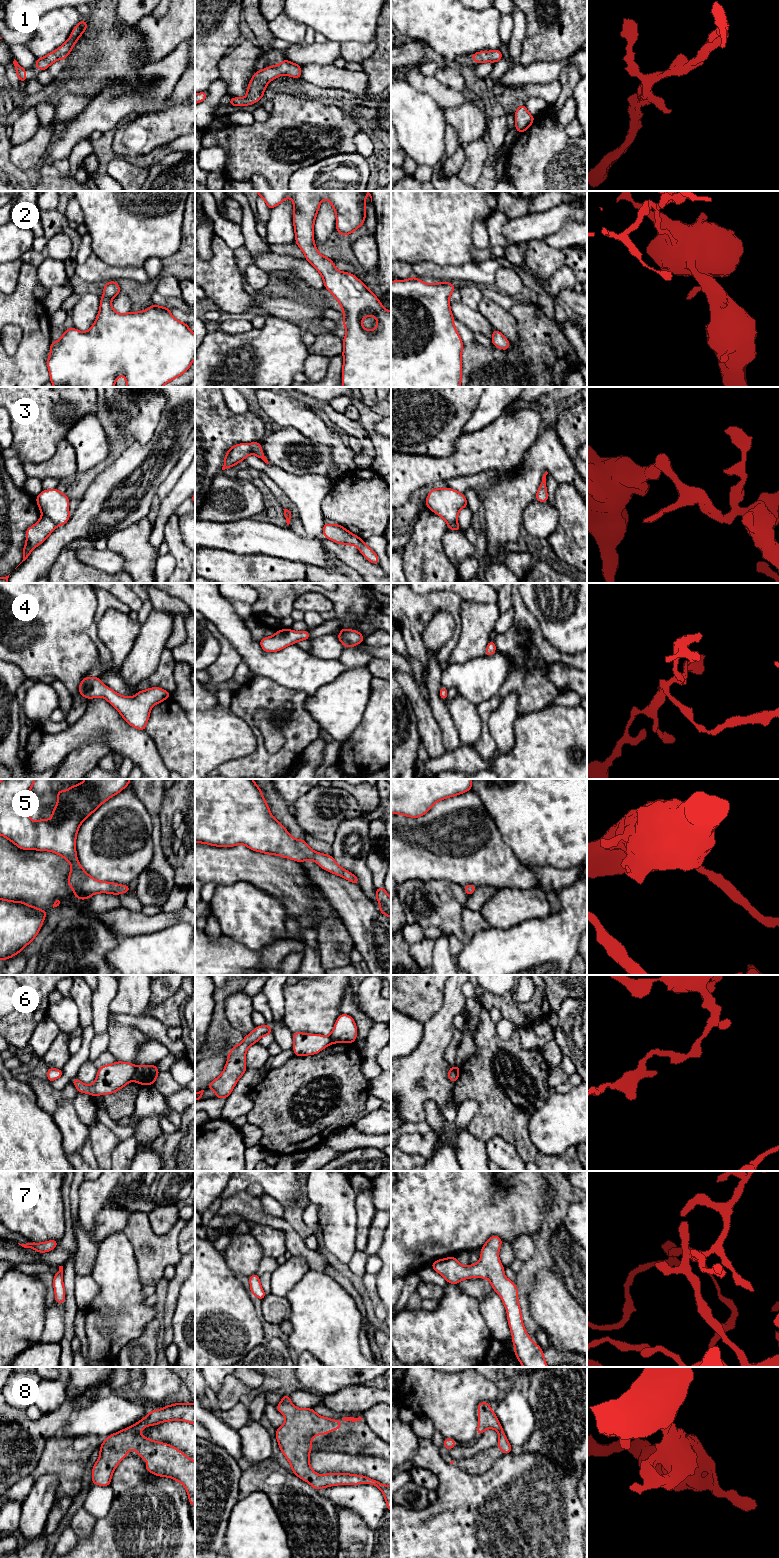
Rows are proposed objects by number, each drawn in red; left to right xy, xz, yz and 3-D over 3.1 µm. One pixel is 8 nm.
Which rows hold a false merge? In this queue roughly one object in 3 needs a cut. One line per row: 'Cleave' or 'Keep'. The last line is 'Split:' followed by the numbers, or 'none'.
1: Keep
2: Keep
3: Cleave
4: Keep
5: Keep
6: Cleave
7: Keep
8: Keep
Split: 3, 6

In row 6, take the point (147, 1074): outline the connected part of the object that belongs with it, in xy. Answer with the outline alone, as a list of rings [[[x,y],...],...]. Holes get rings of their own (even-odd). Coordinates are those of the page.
[[[156,1065],[136,1066],[132,1080],[141,1085],[154,1085],[159,1072]]]

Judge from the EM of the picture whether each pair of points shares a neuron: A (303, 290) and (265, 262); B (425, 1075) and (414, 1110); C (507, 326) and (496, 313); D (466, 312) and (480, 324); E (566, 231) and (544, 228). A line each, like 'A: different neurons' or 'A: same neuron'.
A: different neurons
B: same neuron
C: same neuron
D: same neuron
E: different neurons

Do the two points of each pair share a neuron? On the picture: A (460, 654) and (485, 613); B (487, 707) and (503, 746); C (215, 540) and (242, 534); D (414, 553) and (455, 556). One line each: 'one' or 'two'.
A: one
B: two
C: one
D: two

